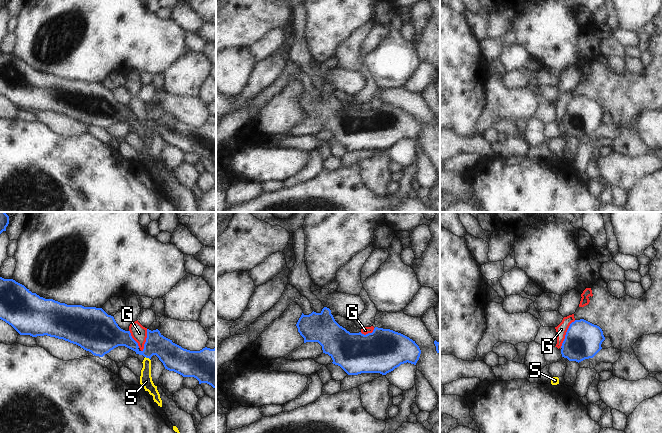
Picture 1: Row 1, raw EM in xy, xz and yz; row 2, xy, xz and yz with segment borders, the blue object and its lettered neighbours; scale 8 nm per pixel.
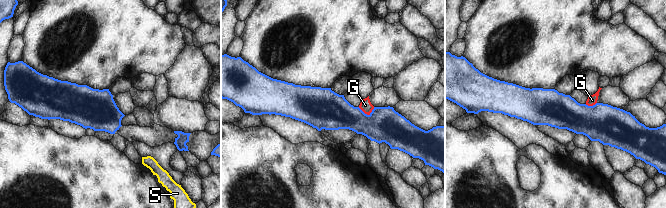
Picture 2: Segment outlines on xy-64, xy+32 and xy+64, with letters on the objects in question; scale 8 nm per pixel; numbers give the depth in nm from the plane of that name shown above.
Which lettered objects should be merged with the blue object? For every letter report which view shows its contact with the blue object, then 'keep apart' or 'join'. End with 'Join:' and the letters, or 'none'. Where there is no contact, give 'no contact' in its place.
G: contact in yz; keep apart
S: contact in xy; keep apart
Join: none

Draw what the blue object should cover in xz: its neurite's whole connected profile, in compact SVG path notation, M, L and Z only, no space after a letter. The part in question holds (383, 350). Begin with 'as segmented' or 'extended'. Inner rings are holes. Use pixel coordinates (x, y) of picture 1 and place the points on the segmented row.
as segmented; M324 307L320 313L309 315L302 313L297 324L298 332L306 342L318 342L323 353L328 354L333 364L340 366L348 375L361 373L380 373L386 375L404 363L416 365L421 350L409 337L390 329L375 327L372 333L366 335L350 333L340 326L331 314L331 310Z

